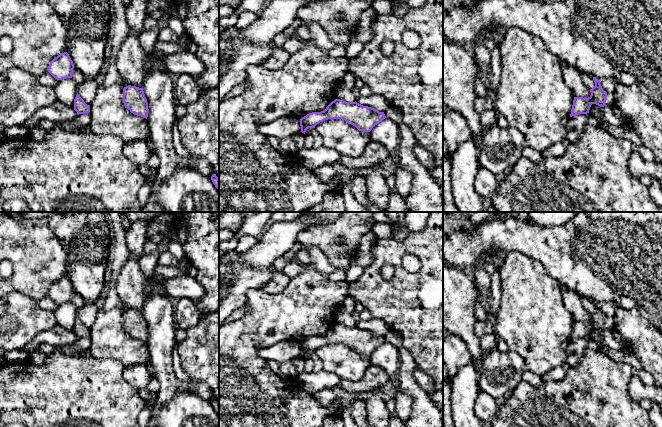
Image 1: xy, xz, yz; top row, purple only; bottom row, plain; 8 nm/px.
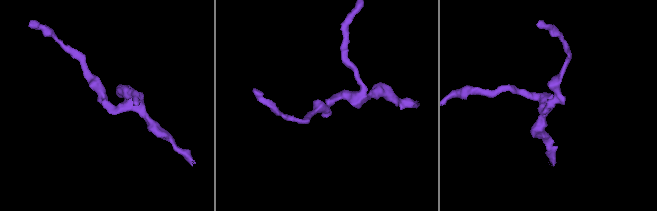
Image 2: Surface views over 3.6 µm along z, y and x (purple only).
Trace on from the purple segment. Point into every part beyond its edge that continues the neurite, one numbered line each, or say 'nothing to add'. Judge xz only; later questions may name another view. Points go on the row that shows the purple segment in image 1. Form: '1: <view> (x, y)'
nothing to add

